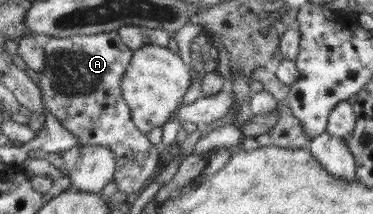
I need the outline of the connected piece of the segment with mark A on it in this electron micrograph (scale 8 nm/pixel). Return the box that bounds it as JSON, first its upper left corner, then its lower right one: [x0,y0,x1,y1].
[39,31,165,195]

